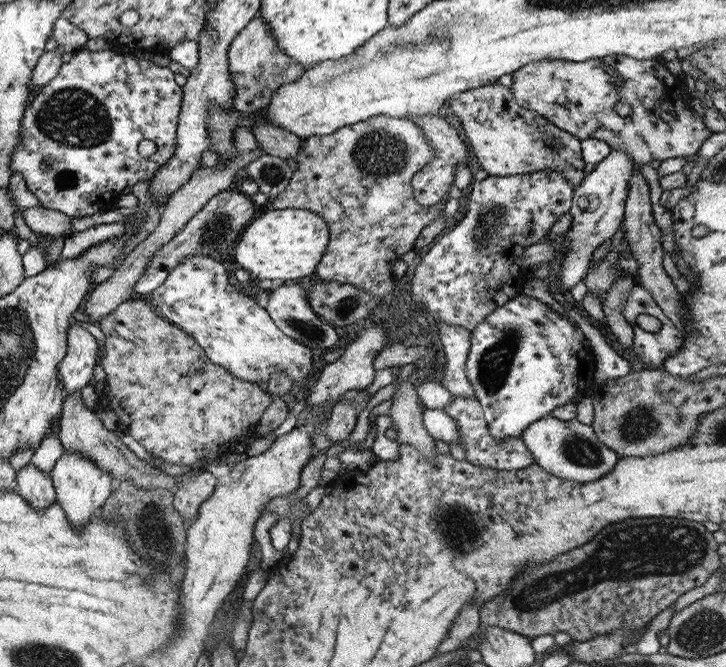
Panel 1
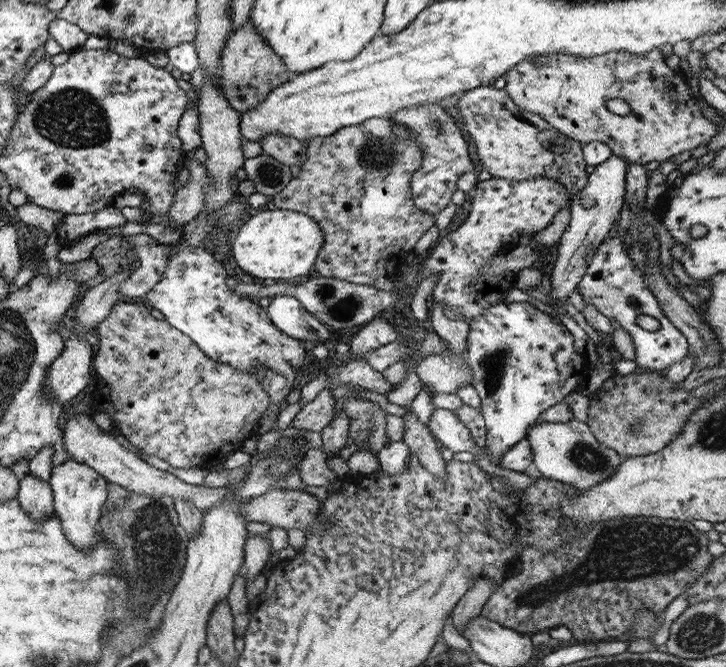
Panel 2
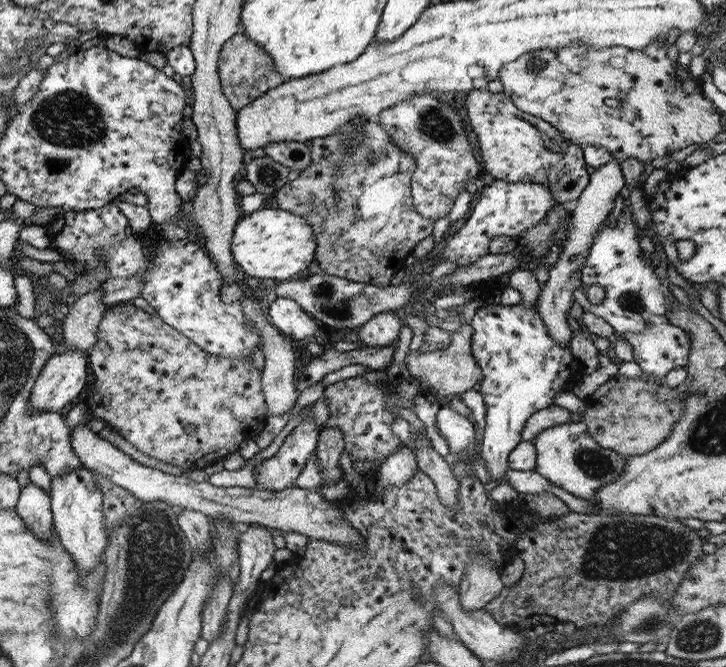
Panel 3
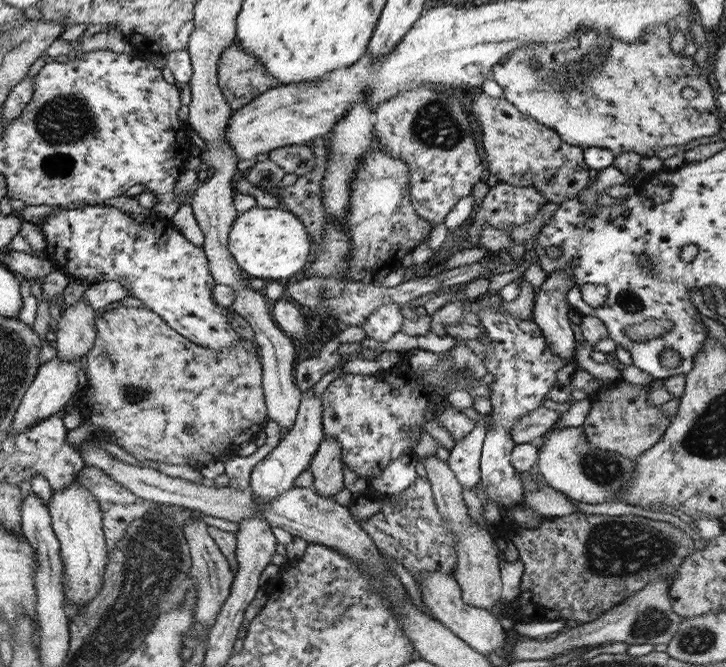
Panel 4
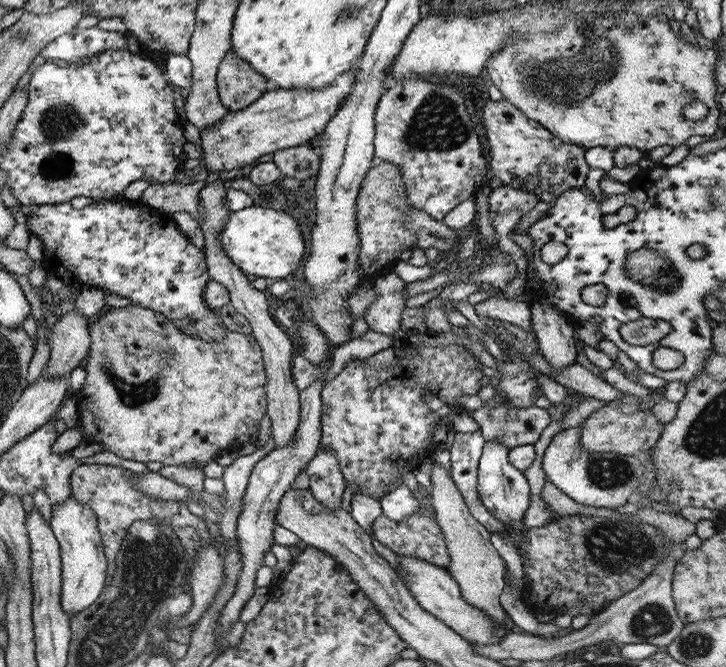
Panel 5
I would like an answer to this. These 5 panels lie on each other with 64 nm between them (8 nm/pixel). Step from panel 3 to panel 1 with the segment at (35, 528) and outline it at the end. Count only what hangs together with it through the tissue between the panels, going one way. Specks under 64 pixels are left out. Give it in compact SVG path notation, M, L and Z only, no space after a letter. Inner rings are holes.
M33 464L23 466L16 473L16 492L33 510L45 510L55 500L49 474L39 470Z

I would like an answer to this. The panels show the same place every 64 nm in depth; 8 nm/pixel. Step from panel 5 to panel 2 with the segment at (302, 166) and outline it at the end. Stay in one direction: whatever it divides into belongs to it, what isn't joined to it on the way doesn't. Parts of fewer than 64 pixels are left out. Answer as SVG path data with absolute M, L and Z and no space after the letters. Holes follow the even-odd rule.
M267 134L260 142L262 153L285 166L301 166L307 161L306 146L290 137Z

